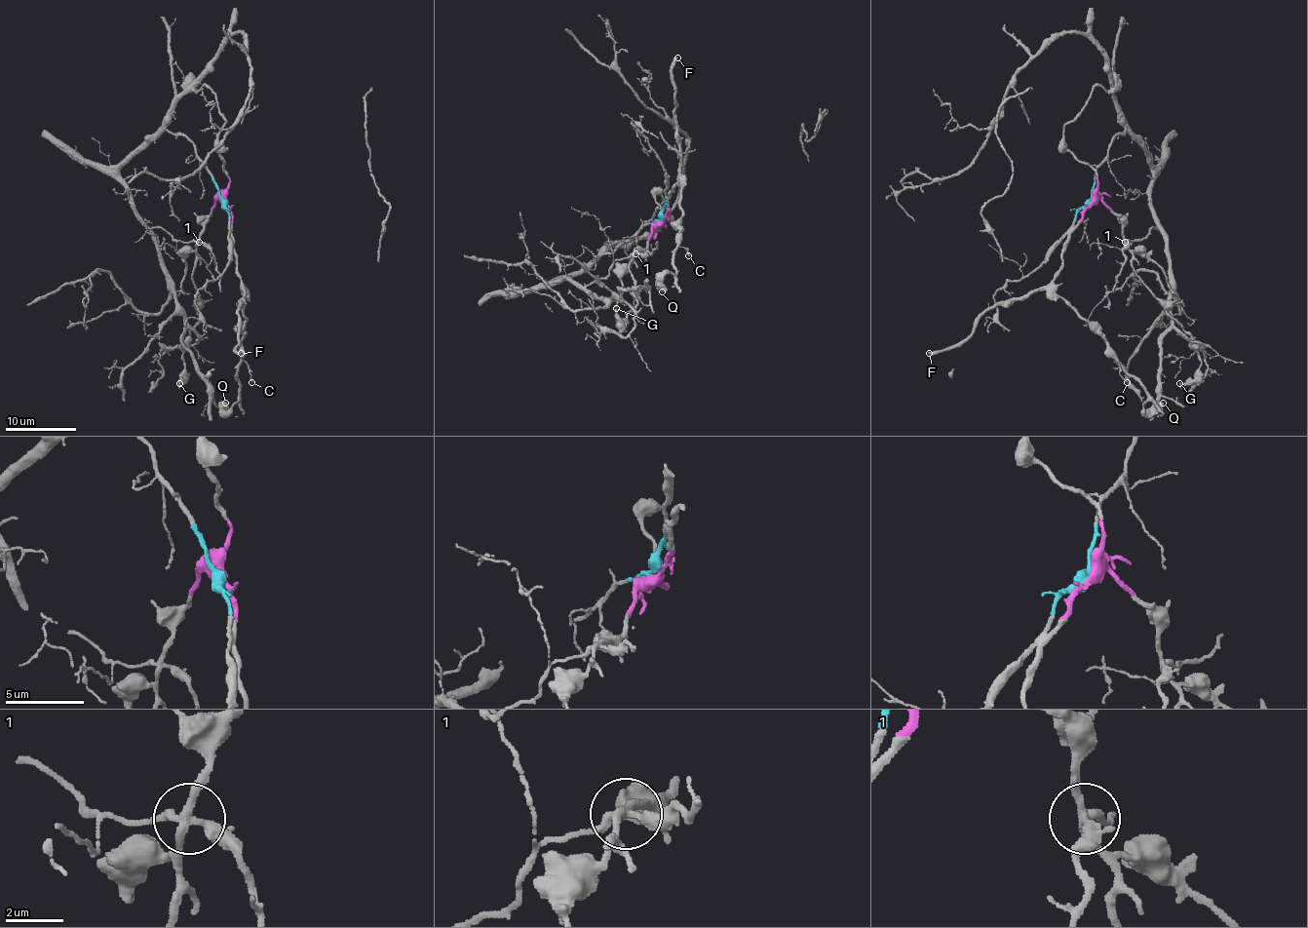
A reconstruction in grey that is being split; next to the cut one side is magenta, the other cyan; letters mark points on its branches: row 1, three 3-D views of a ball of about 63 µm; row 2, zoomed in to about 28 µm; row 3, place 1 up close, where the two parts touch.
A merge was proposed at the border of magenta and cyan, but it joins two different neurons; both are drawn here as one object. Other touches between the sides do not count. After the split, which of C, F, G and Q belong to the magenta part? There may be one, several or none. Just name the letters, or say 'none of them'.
C, F, G, Q

